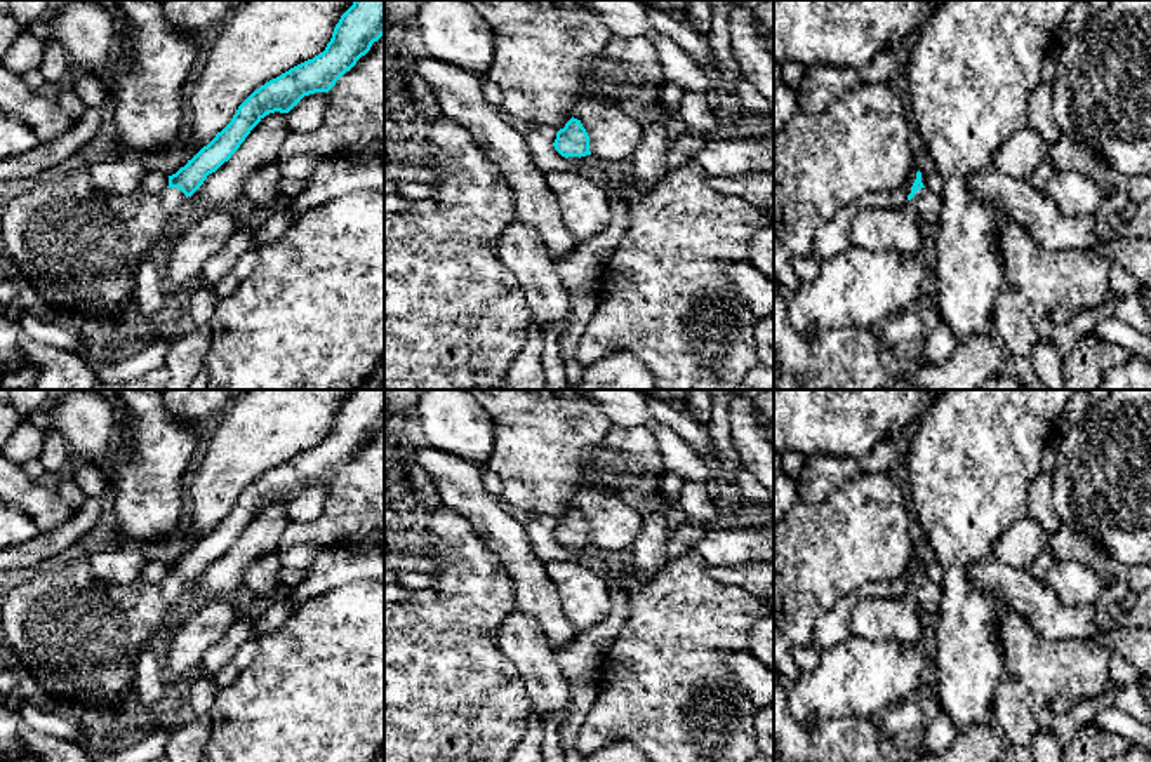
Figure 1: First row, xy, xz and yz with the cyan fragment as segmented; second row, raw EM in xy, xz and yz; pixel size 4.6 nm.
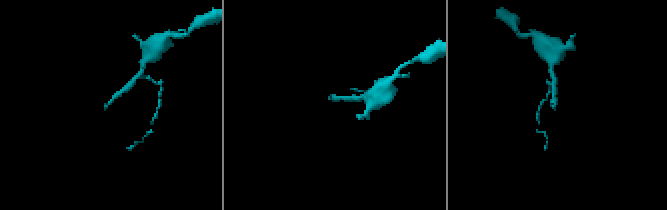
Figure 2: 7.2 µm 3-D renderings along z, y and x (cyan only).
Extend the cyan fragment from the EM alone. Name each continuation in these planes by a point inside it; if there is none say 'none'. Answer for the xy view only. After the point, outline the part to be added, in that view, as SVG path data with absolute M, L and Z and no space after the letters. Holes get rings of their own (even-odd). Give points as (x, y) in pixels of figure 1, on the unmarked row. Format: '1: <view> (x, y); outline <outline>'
1: xy (77, 635); outline M89 560L35 574L0 598L0 635L7 656L14 654L52 703L89 703L113 715L130 696L134 661L150 638L169 623L169 614L184 602L188 586L177 578L160 583L101 581Z

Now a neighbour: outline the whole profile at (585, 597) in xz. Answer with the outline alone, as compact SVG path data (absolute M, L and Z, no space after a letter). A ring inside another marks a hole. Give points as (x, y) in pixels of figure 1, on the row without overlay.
M569 560L544 562L544 569L558 588L562 611L577 630L588 630L610 612L607 576Z

